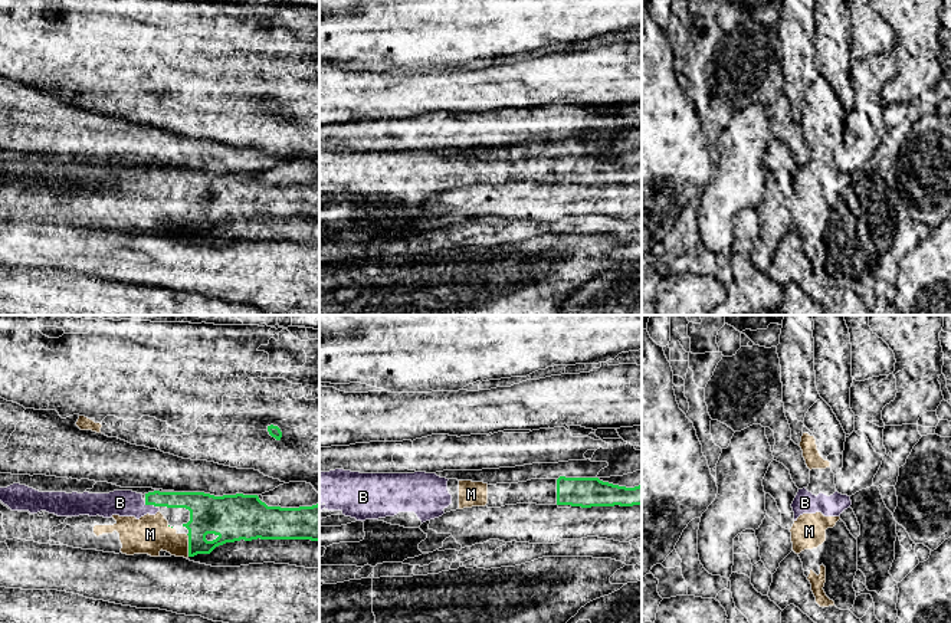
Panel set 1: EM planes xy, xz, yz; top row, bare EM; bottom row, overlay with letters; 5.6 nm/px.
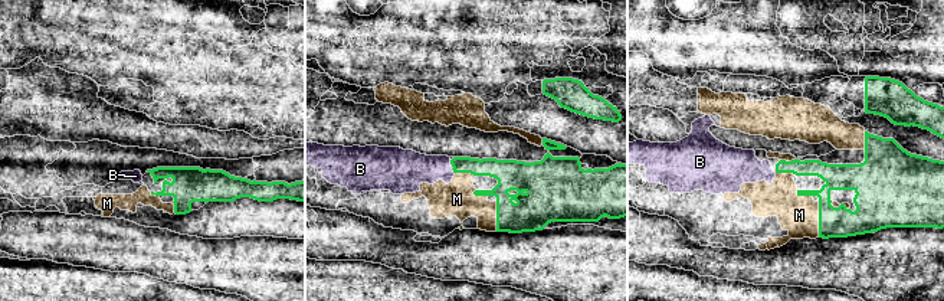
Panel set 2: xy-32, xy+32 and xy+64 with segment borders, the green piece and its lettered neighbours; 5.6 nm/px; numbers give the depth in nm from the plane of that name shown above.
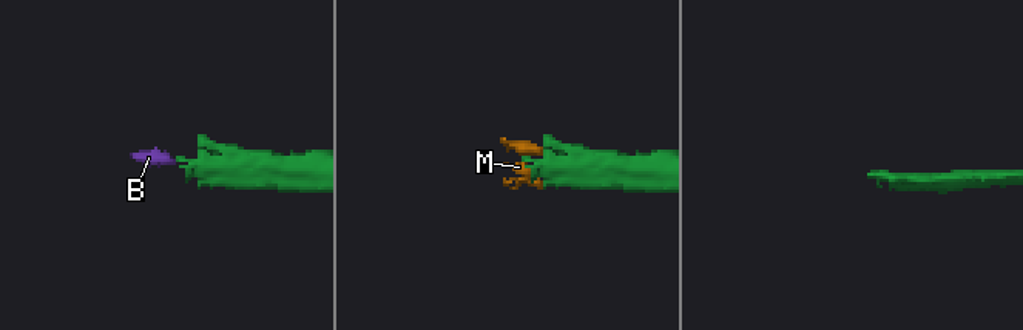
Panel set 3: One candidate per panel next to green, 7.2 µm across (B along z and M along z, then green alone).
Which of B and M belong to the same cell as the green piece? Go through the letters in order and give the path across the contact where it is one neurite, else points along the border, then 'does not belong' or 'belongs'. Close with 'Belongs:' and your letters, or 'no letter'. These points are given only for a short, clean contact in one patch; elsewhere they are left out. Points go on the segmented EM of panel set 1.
B: belongs
M: belongs
Belongs: B, M

